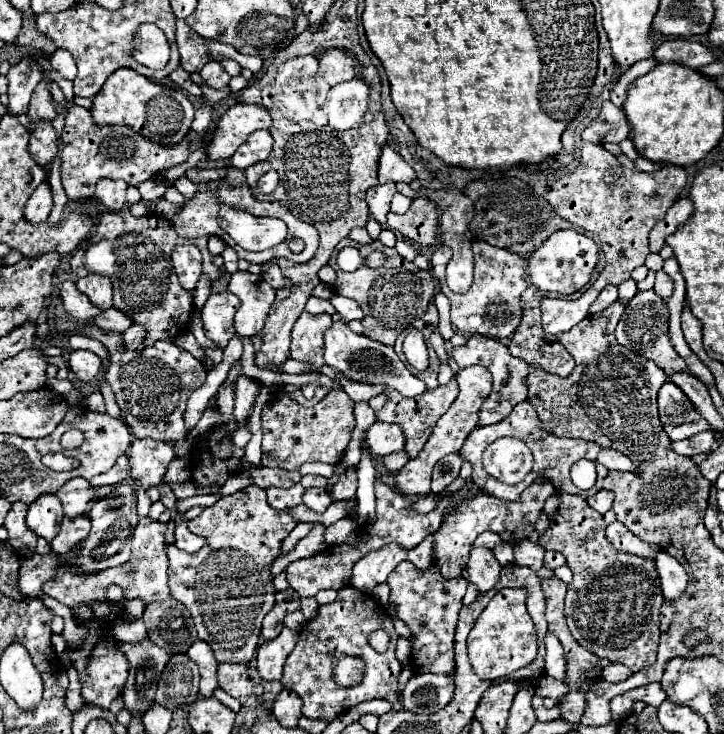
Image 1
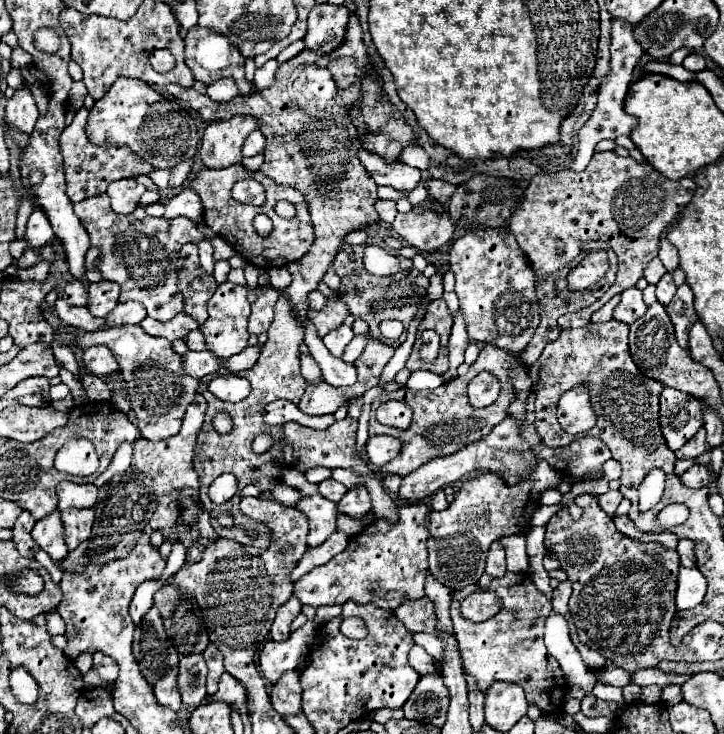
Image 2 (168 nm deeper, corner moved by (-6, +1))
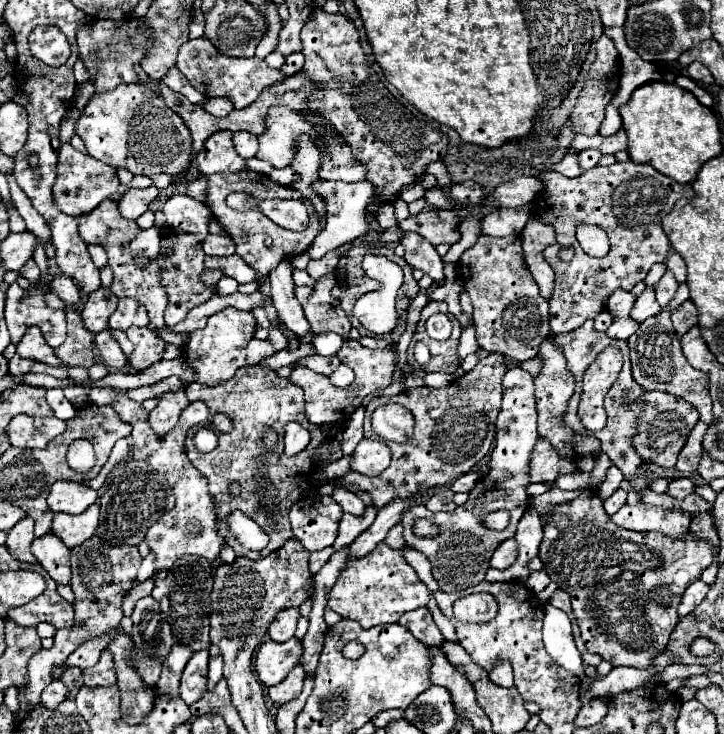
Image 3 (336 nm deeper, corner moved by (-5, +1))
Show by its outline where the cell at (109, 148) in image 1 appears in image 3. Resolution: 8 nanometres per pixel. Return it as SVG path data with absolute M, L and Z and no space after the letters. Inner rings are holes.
M62 144L58 152L58 166L56 166L56 182L52 188L52 196L56 206L70 216L80 216L92 212L102 200L106 200L110 194L118 190L120 182L116 178L116 170L112 166L106 166L88 154L82 154L74 150L70 144Z

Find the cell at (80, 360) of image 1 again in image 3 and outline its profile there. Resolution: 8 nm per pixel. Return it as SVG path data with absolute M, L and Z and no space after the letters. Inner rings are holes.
M104 330L104 332L100 332L96 336L96 350L98 350L102 362L108 368L124 368L126 366L126 356L120 350L120 346L114 340L114 336L112 336L110 330Z

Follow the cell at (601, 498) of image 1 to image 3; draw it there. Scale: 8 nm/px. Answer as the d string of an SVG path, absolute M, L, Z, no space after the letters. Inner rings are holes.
M618 490L614 492L606 502L604 502L604 508L606 508L606 514L612 516L614 512L618 512L622 506L626 504L626 492L624 490Z

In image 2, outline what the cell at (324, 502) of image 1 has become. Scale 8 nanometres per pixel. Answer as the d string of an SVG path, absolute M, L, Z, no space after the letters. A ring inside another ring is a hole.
M313 494L307 498L301 498L297 502L297 508L307 514L309 520L309 546L323 544L331 532L335 532L335 516L337 516L337 504L323 498L321 494Z

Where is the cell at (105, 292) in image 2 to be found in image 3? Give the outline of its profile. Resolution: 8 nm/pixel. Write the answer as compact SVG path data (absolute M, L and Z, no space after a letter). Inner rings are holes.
M98 288L96 294L90 294L90 298L84 304L82 320L84 328L92 334L98 334L108 328L108 318L114 312L114 306L118 304L118 298L108 288Z

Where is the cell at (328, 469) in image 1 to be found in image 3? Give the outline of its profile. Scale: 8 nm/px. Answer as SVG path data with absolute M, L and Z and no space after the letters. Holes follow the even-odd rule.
M490 354L482 358L474 370L466 372L460 380L452 382L446 388L412 388L396 396L380 396L372 398L366 406L366 418L364 418L364 438L382 440L376 436L370 428L372 412L378 406L384 404L400 404L408 408L416 420L412 440L406 444L386 442L392 452L392 464L378 476L378 478L366 478L362 474L348 472L344 474L344 480L350 484L360 486L366 490L378 508L386 506L388 502L396 498L408 498L418 494L420 490L430 490L438 486L446 486L458 476L470 472L478 462L482 462L496 438L496 416L500 412L502 402L502 378L506 374L508 366L504 362L502 354Z

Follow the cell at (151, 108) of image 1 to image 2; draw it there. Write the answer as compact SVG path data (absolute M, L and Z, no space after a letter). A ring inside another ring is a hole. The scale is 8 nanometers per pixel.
M117 78L111 90L95 102L89 112L87 134L95 144L127 144L155 168L173 168L175 164L193 158L199 144L195 118L175 100L167 100L147 82L135 78Z

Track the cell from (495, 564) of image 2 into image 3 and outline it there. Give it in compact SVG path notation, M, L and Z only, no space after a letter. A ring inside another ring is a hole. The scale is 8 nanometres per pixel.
M512 538L502 542L502 546L498 546L494 556L490 558L490 566L504 570L504 568L510 568L516 562L516 558L518 558L518 546L516 546L516 540Z

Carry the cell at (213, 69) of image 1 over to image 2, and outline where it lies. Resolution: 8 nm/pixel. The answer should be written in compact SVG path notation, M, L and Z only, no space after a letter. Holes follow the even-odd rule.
M221 78L221 80L215 80L213 84L207 86L207 96L215 102L227 102L227 100L235 98L237 94L239 94L237 84L231 78Z

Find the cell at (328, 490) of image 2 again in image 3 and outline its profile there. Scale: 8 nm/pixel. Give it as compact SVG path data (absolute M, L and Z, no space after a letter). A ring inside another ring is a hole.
M336 488L336 492L332 494L332 498L342 506L344 512L348 514L354 514L354 516L364 516L366 512L366 504L352 492L344 490L344 488Z

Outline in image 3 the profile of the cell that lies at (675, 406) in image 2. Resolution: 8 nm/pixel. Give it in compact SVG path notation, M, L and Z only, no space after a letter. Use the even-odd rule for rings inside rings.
M646 392L642 396L644 408L638 416L638 434L632 438L632 448L644 464L656 464L660 468L674 468L676 458L686 444L686 438L698 422L698 412L682 398L662 392Z

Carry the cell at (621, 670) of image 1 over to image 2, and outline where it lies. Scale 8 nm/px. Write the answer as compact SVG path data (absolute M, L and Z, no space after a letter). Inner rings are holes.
M647 668L647 670L637 670L631 674L631 682L639 686L667 686L667 684L683 684L687 676L677 676L677 674L663 674L659 668Z

